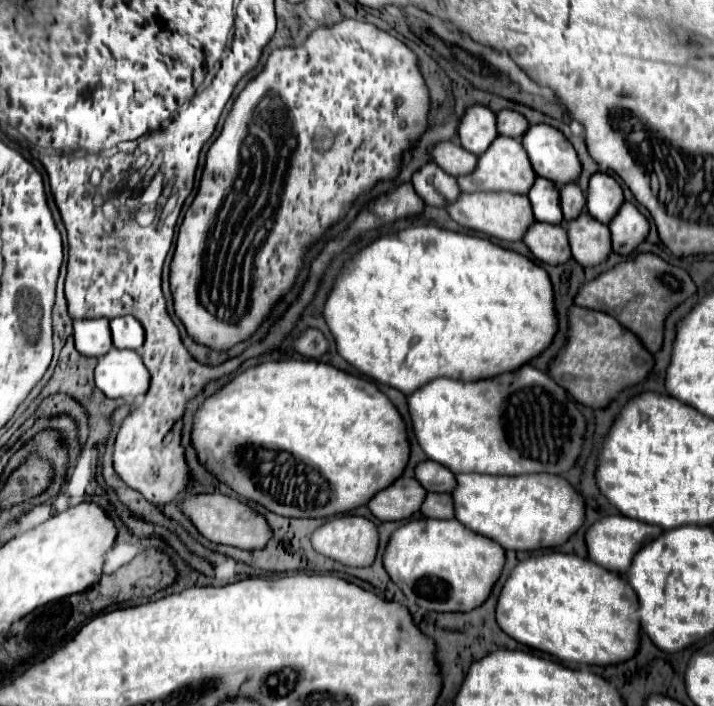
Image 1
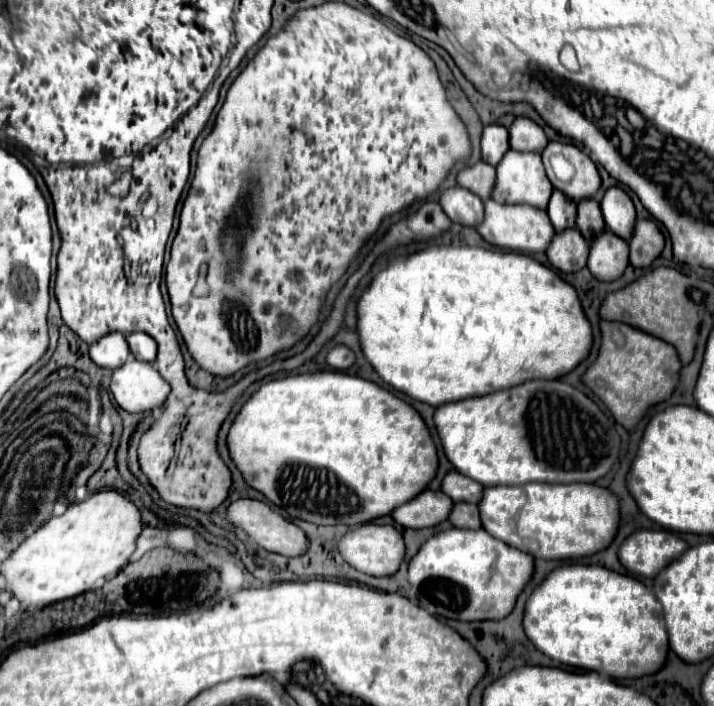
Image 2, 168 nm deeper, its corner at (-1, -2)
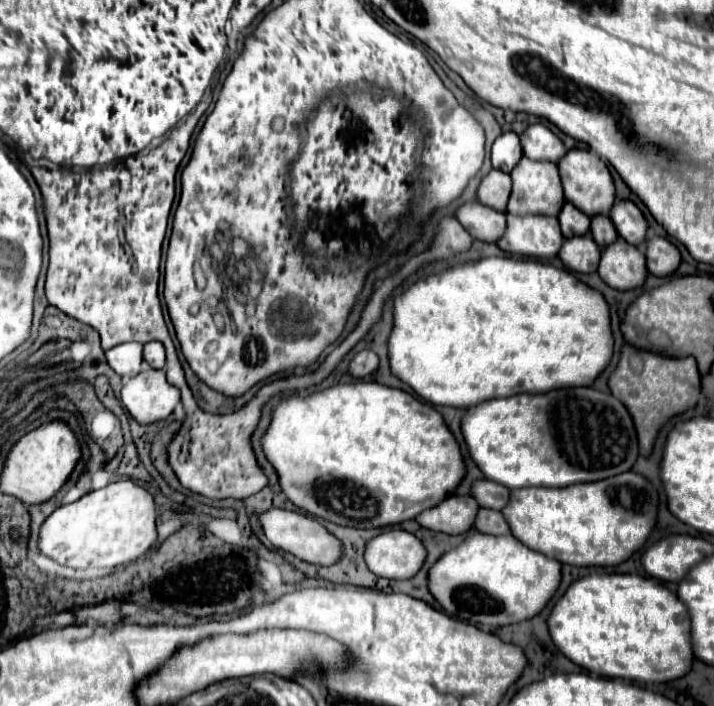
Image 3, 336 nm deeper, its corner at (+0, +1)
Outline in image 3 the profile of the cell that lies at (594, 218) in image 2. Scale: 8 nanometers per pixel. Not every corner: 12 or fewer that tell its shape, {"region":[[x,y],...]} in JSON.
{"region":[[609,216],[591,218],[591,236],[601,248],[619,234]]}

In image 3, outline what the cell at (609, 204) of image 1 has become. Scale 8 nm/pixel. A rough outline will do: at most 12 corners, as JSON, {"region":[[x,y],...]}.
{"region":[[629,200],[609,214],[619,236],[643,248],[647,220]]}

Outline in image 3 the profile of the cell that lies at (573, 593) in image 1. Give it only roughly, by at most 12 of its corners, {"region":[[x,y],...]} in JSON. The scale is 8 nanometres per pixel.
{"region":[[591,574],[549,632],[605,678],[669,682],[695,658],[655,578]]}

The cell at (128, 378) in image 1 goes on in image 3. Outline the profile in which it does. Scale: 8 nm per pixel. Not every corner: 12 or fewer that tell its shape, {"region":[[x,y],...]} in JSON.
{"region":[[163,370],[125,380],[121,402],[139,424],[167,420],[181,402]]}

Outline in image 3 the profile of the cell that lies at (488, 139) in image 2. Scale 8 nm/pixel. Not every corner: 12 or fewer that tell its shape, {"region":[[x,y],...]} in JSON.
{"region":[[515,132],[501,134],[491,150],[493,168],[507,174],[523,150]]}

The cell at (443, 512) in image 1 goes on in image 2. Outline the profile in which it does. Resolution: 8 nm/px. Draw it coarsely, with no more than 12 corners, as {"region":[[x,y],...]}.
{"region":[[454,503],[448,521],[454,527],[478,529],[478,507]]}

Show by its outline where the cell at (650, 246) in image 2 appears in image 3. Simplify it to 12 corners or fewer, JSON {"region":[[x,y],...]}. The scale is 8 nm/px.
{"region":[[659,236],[647,240],[647,268],[669,276],[681,266],[679,248]]}

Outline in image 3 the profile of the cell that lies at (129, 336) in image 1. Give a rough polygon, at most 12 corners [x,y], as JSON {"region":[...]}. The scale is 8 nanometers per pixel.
{"region":[[159,342],[143,348],[143,358],[151,368],[165,366],[165,348]]}

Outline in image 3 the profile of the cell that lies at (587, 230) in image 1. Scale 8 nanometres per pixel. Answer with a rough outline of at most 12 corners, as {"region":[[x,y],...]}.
{"region":[[617,240],[601,250],[599,276],[615,290],[645,284],[641,248]]}

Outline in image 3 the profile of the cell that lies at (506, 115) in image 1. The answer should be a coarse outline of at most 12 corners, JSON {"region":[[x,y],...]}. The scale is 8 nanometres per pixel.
{"region":[[543,124],[521,136],[523,154],[557,164],[565,144]]}

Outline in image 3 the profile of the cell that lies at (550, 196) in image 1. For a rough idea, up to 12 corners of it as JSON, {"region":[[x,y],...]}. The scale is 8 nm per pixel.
{"region":[[565,202],[559,222],[565,238],[589,234],[591,218]]}

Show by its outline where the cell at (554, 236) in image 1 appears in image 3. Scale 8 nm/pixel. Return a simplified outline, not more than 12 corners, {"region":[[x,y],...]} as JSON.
{"region":[[591,236],[565,240],[559,256],[569,270],[597,272],[601,248]]}

